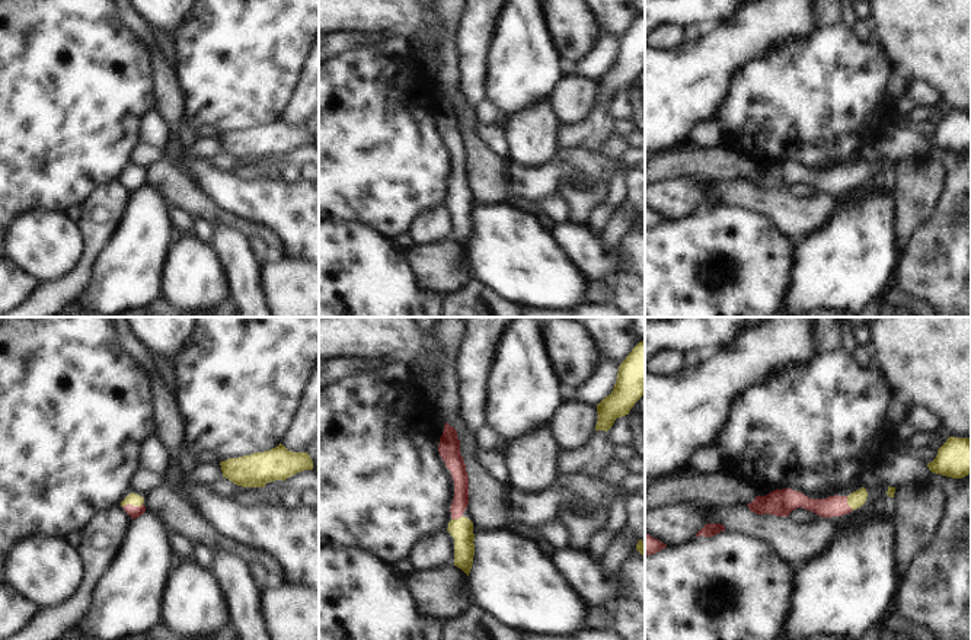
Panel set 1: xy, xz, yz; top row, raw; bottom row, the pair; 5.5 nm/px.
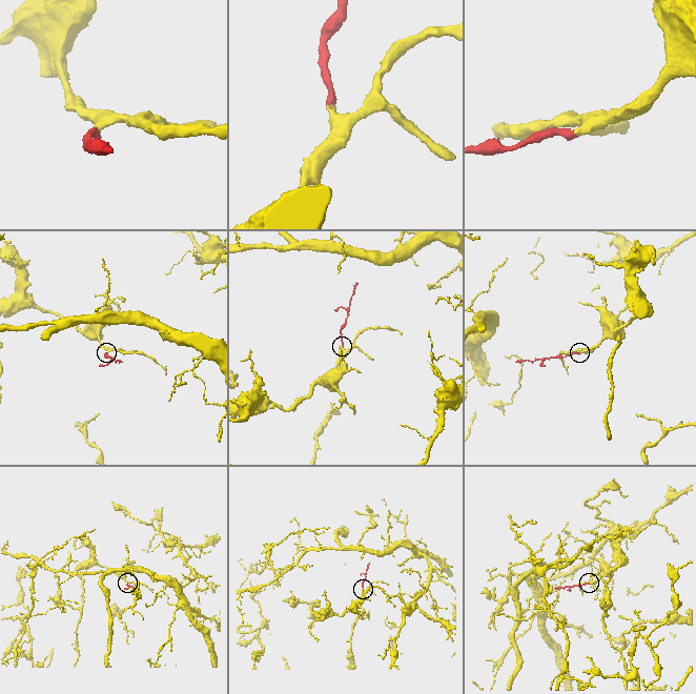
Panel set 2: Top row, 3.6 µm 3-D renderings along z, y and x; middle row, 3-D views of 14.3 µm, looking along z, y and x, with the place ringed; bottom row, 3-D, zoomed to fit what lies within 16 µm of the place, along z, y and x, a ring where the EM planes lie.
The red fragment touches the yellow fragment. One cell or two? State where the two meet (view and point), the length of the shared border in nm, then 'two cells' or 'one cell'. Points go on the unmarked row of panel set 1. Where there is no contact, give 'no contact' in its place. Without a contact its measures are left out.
xy (131, 179) | 110 nm | one cell

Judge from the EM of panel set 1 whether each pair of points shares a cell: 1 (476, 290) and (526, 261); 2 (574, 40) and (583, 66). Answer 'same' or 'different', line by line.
1: different
2: different

